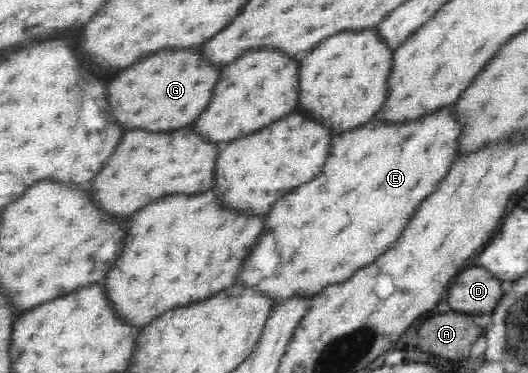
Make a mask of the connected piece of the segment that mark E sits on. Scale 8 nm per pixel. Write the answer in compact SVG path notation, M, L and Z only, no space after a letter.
M449 108L403 126L367 122L359 130L337 134L331 140L329 158L319 176L295 187L271 206L267 226L263 226L263 238L259 238L259 246L251 250L251 258L247 258L247 266L243 266L239 278L247 282L245 286L249 289L259 286L267 297L275 298L273 308L293 297L310 300L325 287L347 282L359 268L375 262L395 246L418 206L445 178L457 156L457 138L459 126Z

